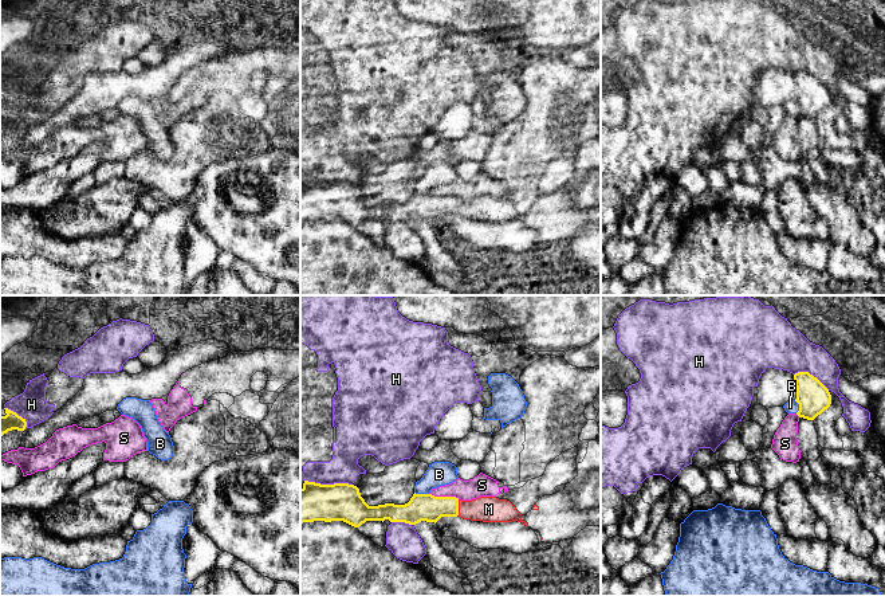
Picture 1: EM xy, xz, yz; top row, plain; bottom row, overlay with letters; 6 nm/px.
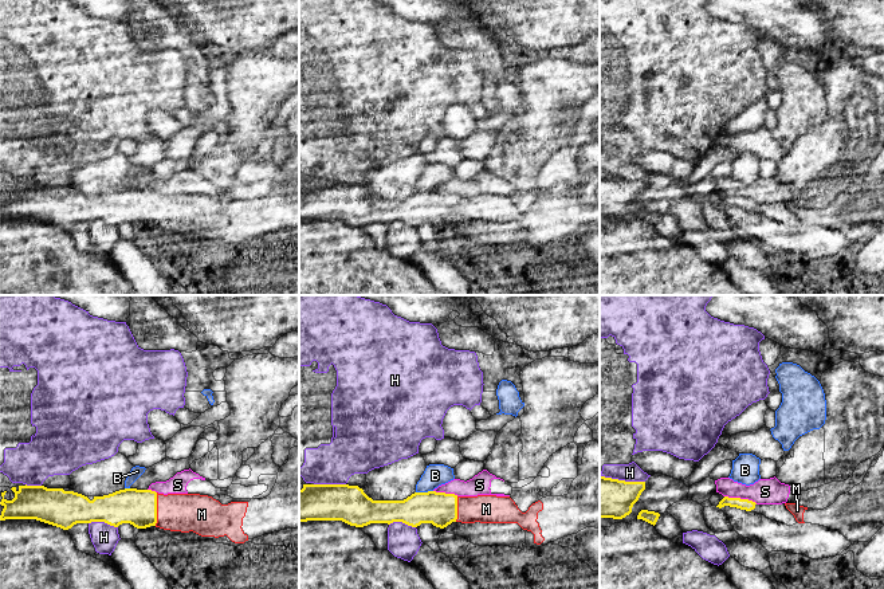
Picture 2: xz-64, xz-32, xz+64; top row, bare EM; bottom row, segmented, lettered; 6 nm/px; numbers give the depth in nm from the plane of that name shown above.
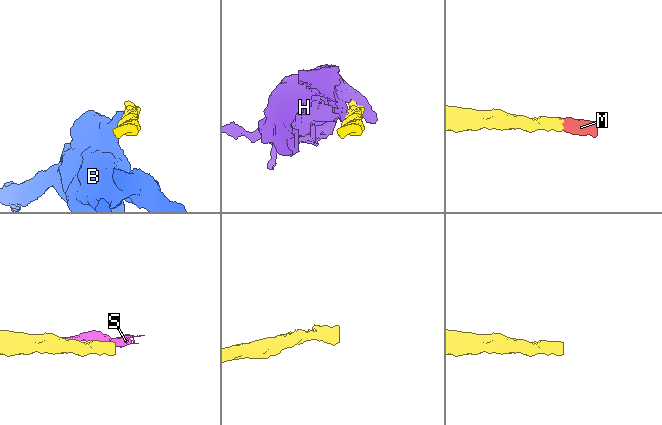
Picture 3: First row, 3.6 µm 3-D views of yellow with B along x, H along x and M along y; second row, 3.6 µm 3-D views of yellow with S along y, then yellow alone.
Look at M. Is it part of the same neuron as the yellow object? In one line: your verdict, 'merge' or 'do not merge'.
merge

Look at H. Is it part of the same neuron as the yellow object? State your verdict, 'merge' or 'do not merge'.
do not merge

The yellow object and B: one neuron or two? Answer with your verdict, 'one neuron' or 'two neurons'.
two neurons

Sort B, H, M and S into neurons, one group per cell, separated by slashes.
B / H S / M

